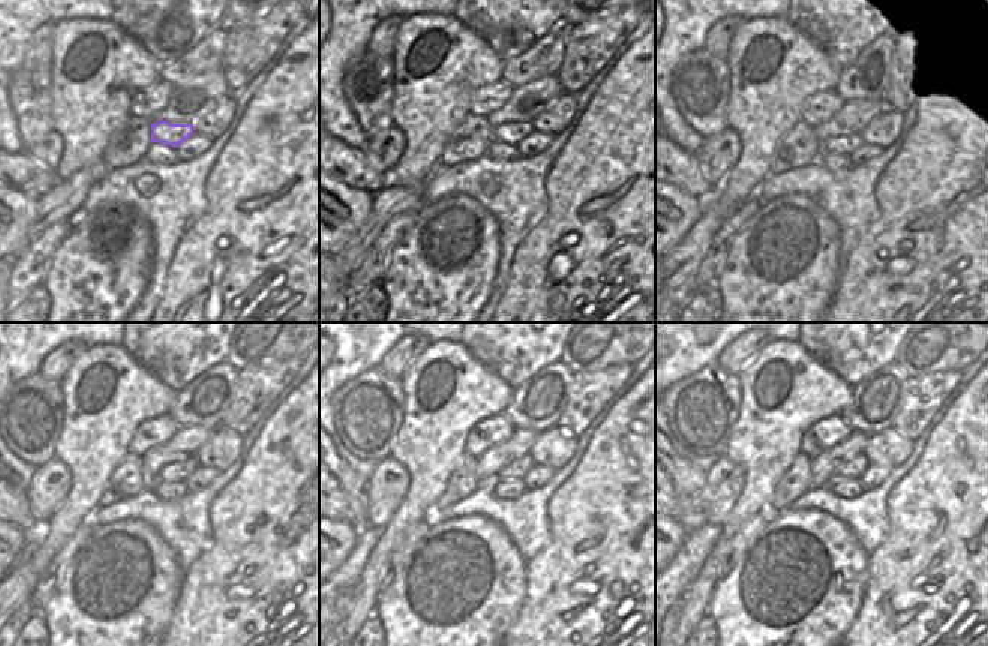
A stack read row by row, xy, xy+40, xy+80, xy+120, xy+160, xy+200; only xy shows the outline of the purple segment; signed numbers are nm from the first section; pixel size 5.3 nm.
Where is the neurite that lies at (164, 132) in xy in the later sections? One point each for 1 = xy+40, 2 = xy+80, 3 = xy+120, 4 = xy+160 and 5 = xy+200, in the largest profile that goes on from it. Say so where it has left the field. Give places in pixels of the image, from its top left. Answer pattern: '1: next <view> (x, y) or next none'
1: next xy+40 (508, 134)
2: next xy+80 (846, 144)
3: next xy+120 (182, 471)
4: next xy+160 (519, 468)
5: next xy+200 (855, 468)

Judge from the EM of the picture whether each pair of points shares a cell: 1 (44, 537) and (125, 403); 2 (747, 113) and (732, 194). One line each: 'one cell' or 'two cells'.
1: two cells
2: one cell

